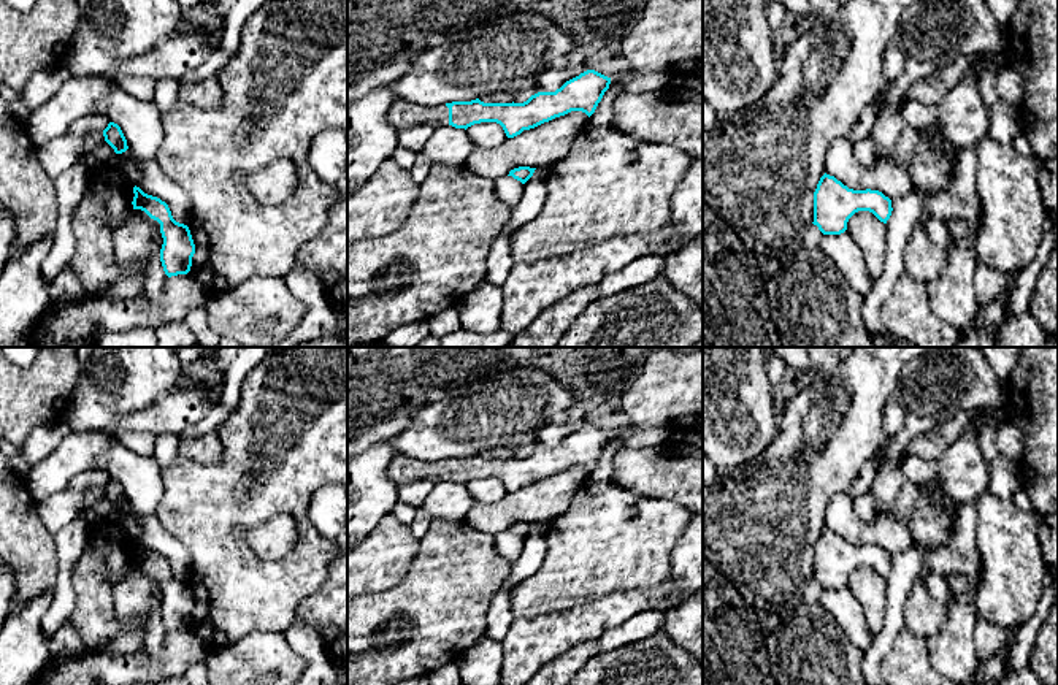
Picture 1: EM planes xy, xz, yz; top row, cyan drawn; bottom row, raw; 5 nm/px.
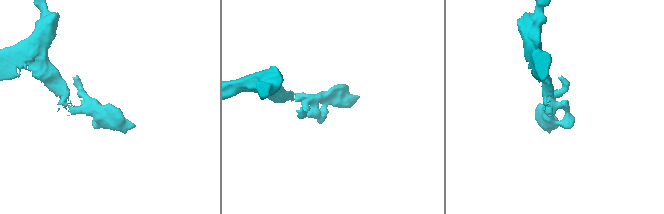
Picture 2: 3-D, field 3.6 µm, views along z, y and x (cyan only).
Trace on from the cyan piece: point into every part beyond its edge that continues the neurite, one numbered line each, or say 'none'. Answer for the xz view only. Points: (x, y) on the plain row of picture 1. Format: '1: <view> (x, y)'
1: xz (403, 470)

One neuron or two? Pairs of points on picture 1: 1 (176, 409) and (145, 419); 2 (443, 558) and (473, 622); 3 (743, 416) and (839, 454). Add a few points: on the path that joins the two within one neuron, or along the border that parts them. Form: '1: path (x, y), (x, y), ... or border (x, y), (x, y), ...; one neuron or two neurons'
1: path (168, 414), (153, 419); one neuron
2: path (451, 574), (451, 600), (457, 606); one neuron
3: border (779, 424), (773, 441), (755, 459); two neurons

